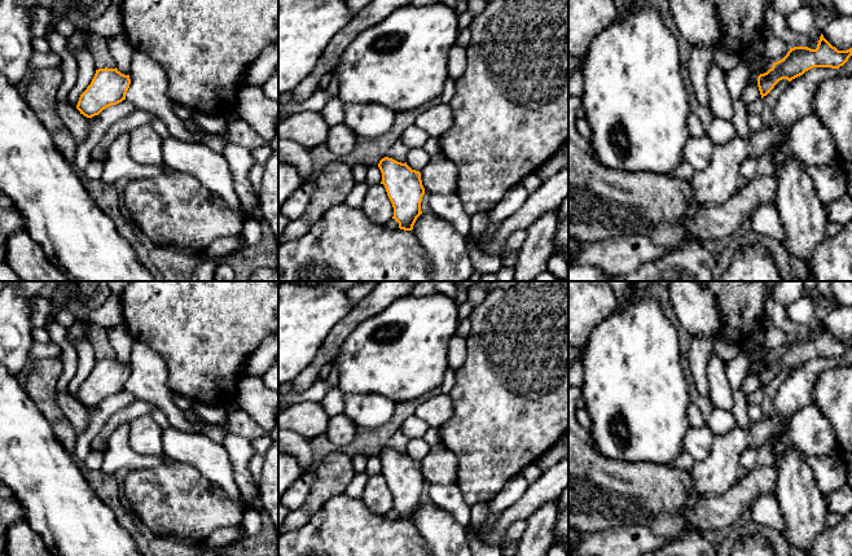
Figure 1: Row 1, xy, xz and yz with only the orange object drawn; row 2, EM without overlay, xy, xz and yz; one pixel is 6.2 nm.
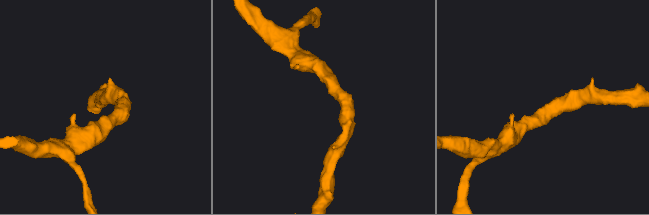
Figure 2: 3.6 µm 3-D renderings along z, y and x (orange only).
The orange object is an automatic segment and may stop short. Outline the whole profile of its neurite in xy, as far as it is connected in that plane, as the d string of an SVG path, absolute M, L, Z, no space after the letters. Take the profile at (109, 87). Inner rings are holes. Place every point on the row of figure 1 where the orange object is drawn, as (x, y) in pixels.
M117 67L98 69L80 95L76 109L87 118L98 115L104 109L126 100L129 84L129 75L122 74Z

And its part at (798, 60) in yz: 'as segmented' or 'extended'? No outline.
as segmented

